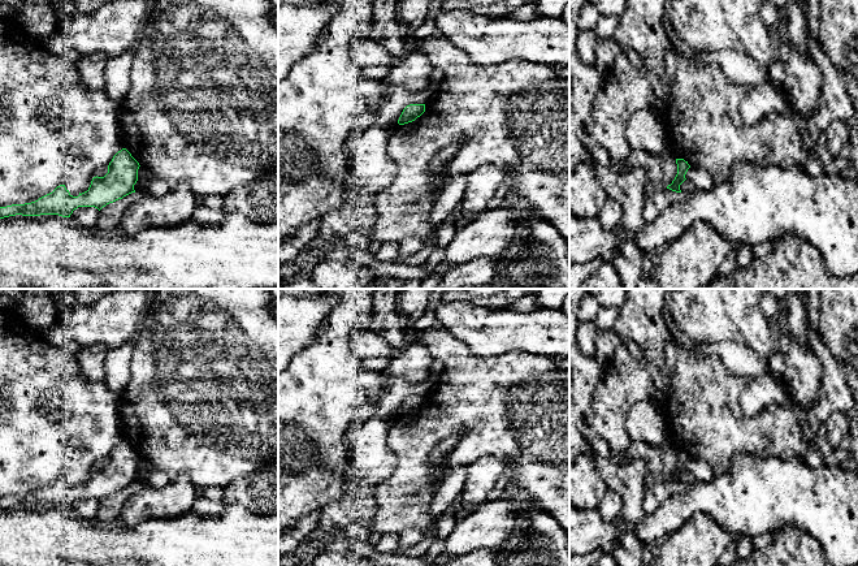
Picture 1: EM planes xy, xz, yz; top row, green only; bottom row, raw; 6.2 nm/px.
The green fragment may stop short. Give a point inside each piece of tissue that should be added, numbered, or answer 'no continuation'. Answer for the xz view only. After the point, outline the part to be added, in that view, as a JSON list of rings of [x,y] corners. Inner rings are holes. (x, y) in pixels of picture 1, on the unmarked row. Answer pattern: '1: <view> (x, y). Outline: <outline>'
no continuation

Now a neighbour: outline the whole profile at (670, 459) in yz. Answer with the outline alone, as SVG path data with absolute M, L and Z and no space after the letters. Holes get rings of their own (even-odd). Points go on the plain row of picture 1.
M667 437L660 445L662 457L663 457L663 476L667 479L672 475L677 466L676 449L673 448L672 441Z

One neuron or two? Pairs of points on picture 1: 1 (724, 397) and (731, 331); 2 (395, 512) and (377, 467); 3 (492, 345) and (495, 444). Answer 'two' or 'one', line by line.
1: two
2: two
3: two

